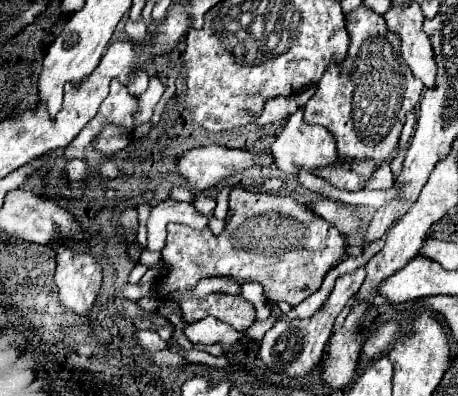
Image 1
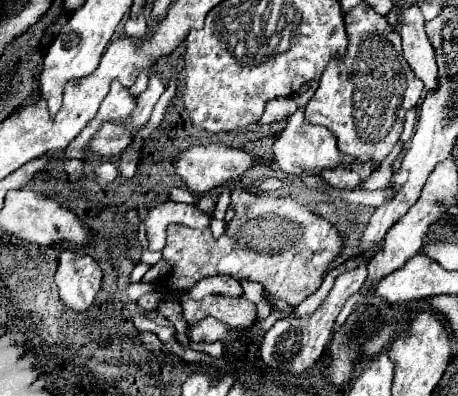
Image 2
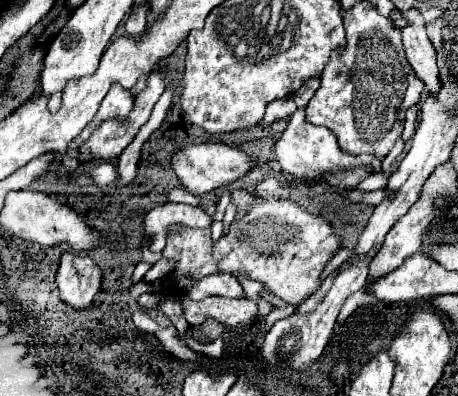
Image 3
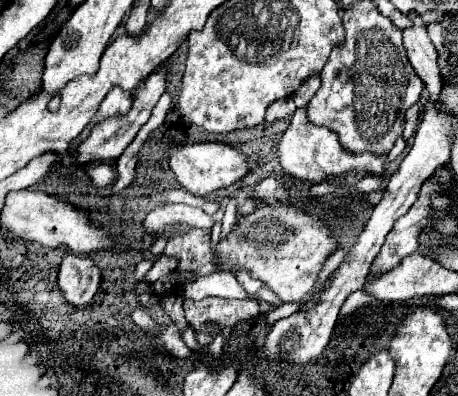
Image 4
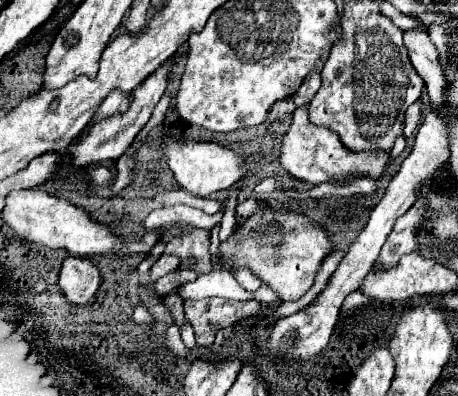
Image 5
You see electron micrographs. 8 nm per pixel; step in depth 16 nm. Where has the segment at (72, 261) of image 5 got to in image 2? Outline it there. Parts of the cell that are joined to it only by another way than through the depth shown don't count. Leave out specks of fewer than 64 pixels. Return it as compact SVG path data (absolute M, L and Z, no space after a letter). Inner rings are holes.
M60 250L56 268L56 286L60 290L60 300L78 314L90 310L102 282L102 270L98 262L84 254L72 250Z

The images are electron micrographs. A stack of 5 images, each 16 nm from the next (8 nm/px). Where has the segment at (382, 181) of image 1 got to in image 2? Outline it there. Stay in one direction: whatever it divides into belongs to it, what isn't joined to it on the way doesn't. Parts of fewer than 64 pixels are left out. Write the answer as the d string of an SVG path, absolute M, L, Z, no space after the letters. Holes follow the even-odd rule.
M397 142L392 152L381 162L378 170L375 170L368 180L364 181L361 189L365 190L378 190L387 189L390 187L390 180L393 175L391 170L392 162L398 157L402 150L402 142Z

